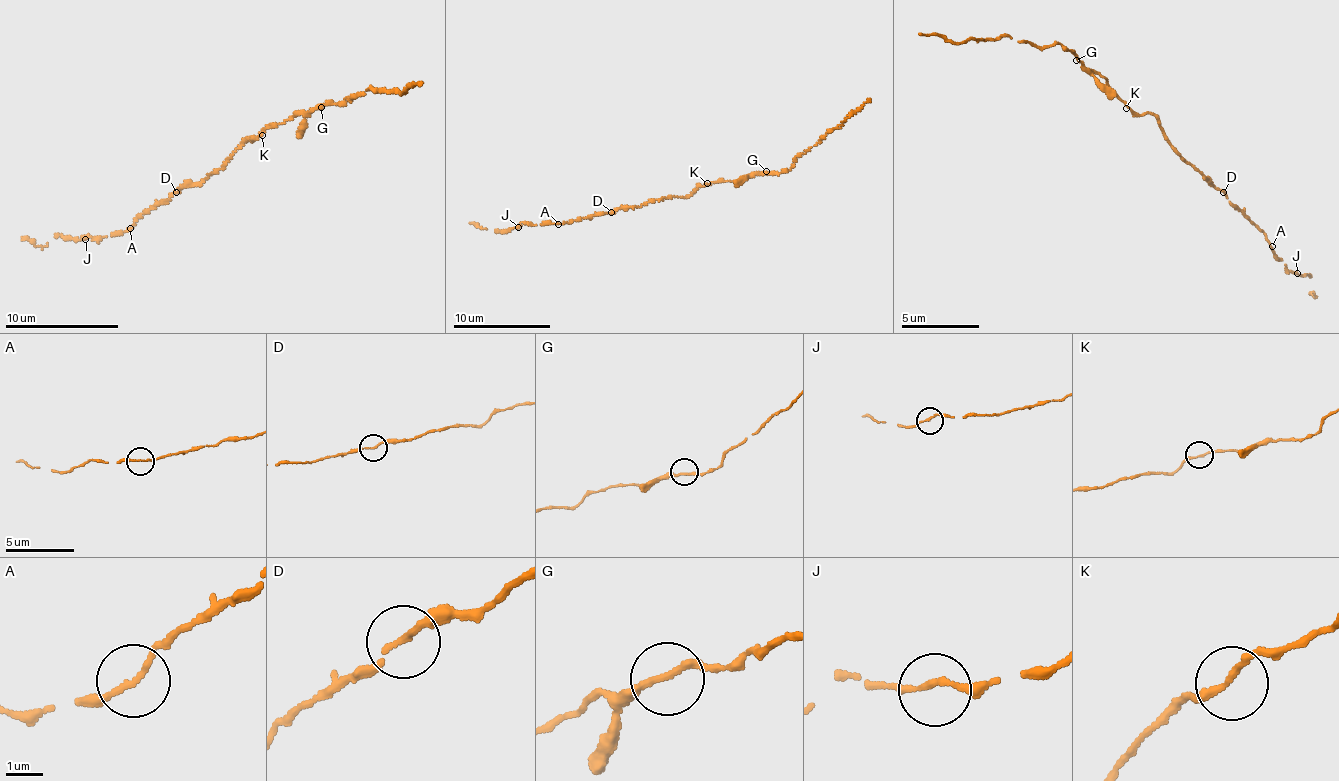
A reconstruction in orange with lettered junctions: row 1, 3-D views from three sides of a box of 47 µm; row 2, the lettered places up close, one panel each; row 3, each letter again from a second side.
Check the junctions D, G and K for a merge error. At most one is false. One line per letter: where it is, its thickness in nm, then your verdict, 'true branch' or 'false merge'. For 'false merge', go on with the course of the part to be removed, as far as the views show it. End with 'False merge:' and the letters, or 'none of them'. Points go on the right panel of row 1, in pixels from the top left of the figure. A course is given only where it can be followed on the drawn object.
D: (1223, 192) | 140 nm | true branch
G: (1076, 60) | 170 nm | true branch
K: (1126, 108) | 170 nm | true branch
False merge: none of them

